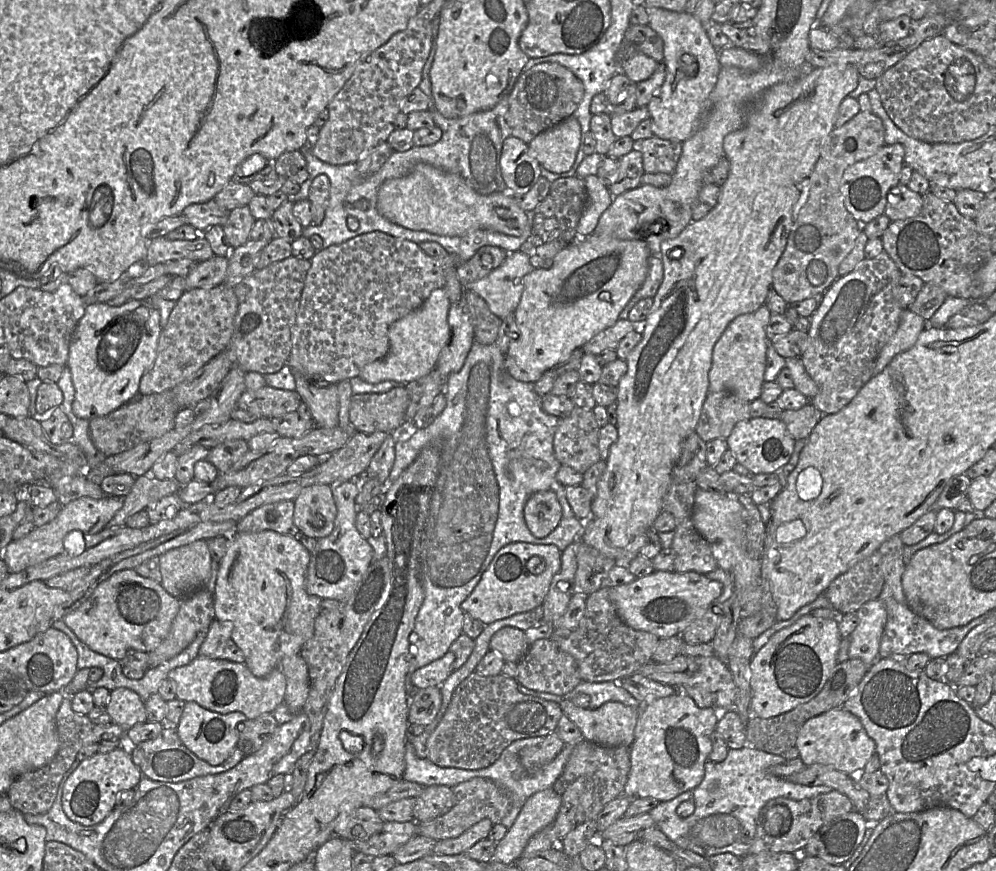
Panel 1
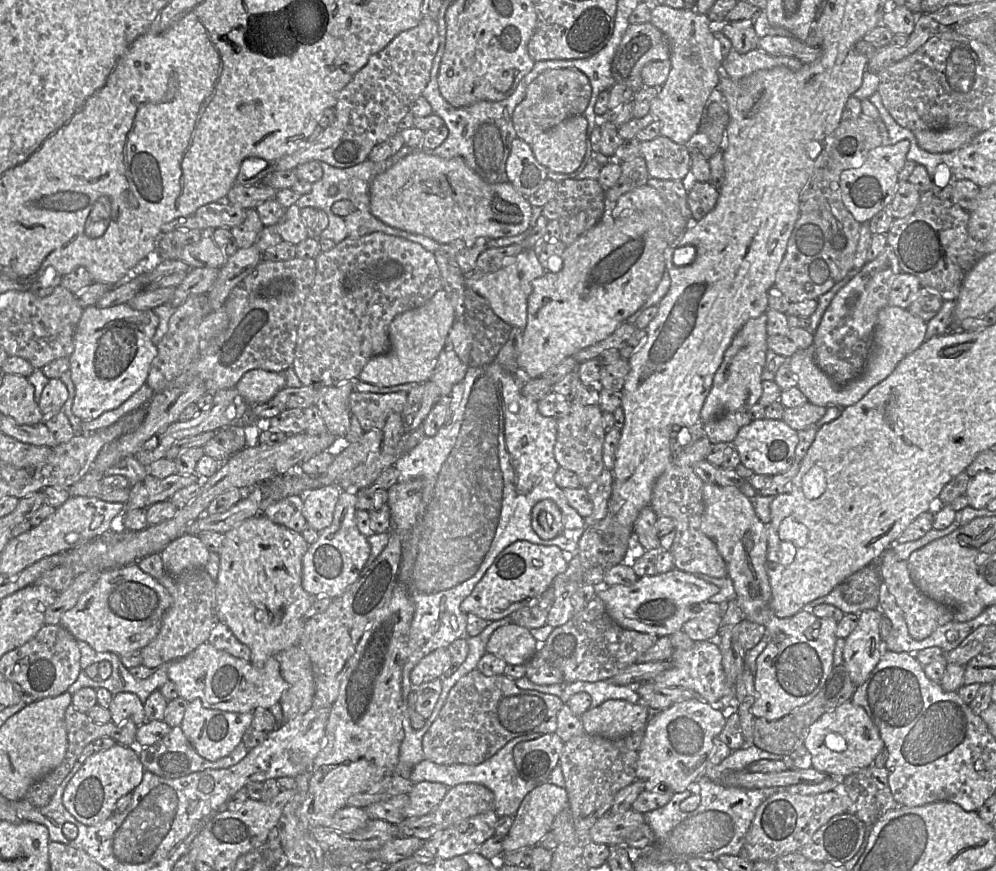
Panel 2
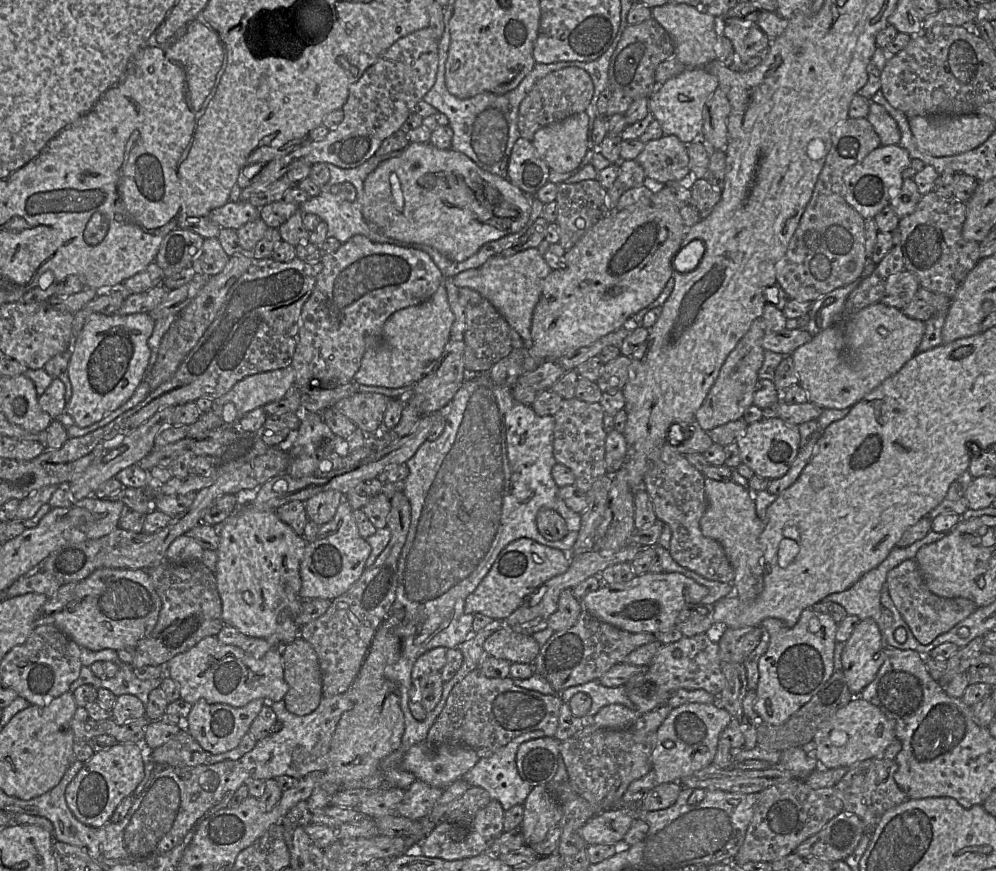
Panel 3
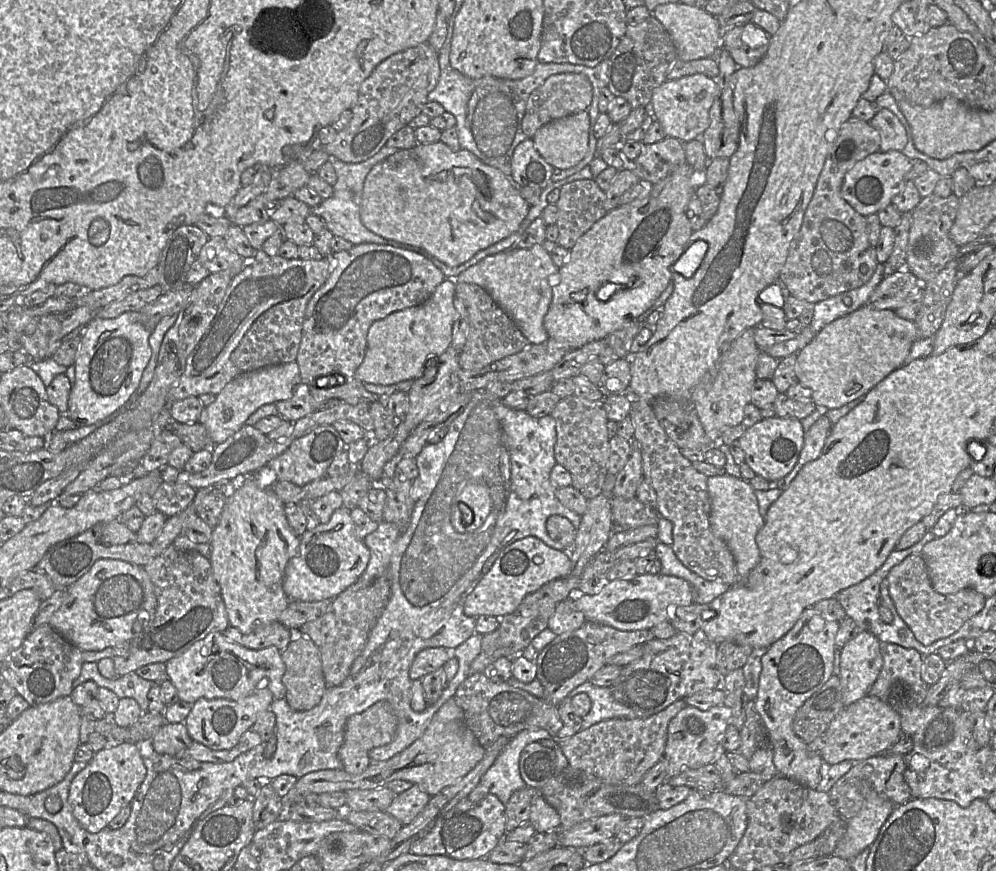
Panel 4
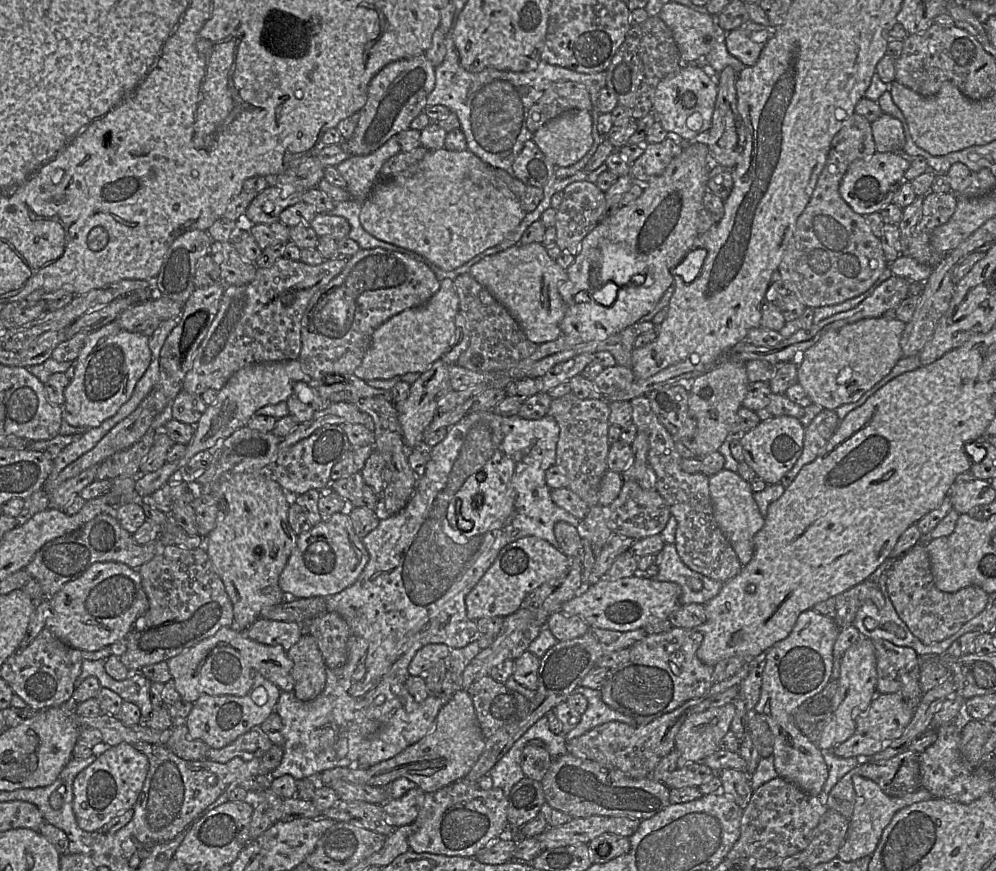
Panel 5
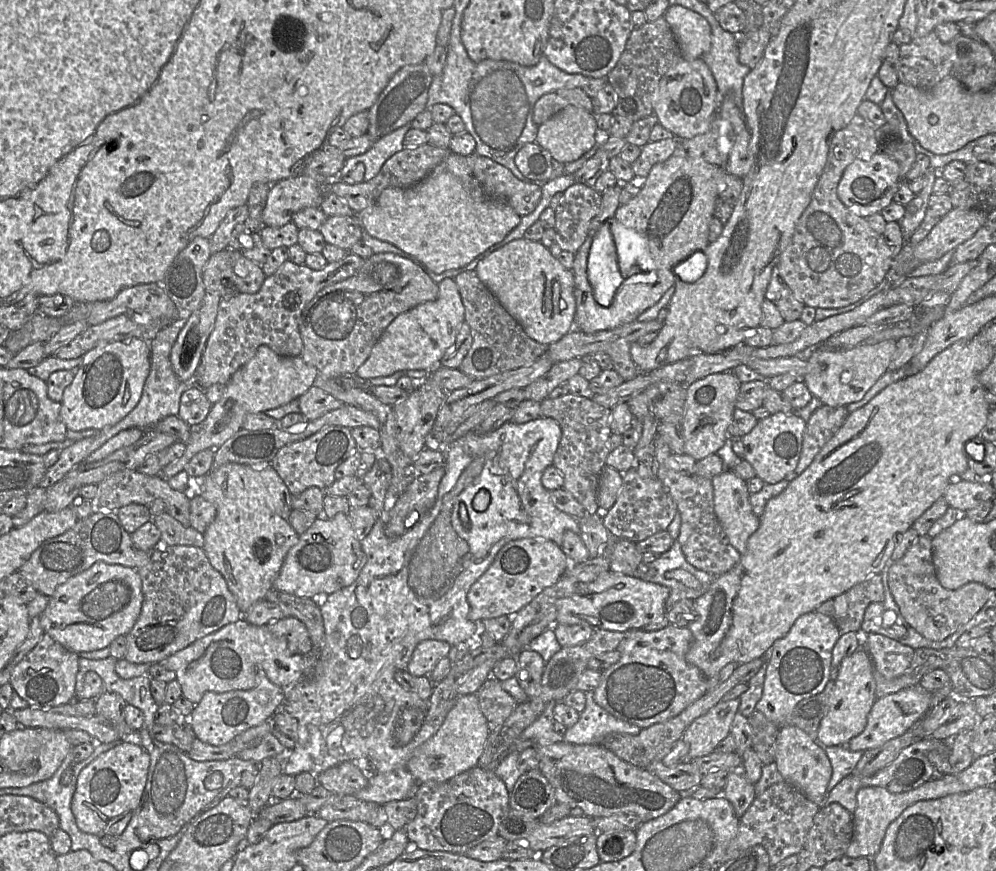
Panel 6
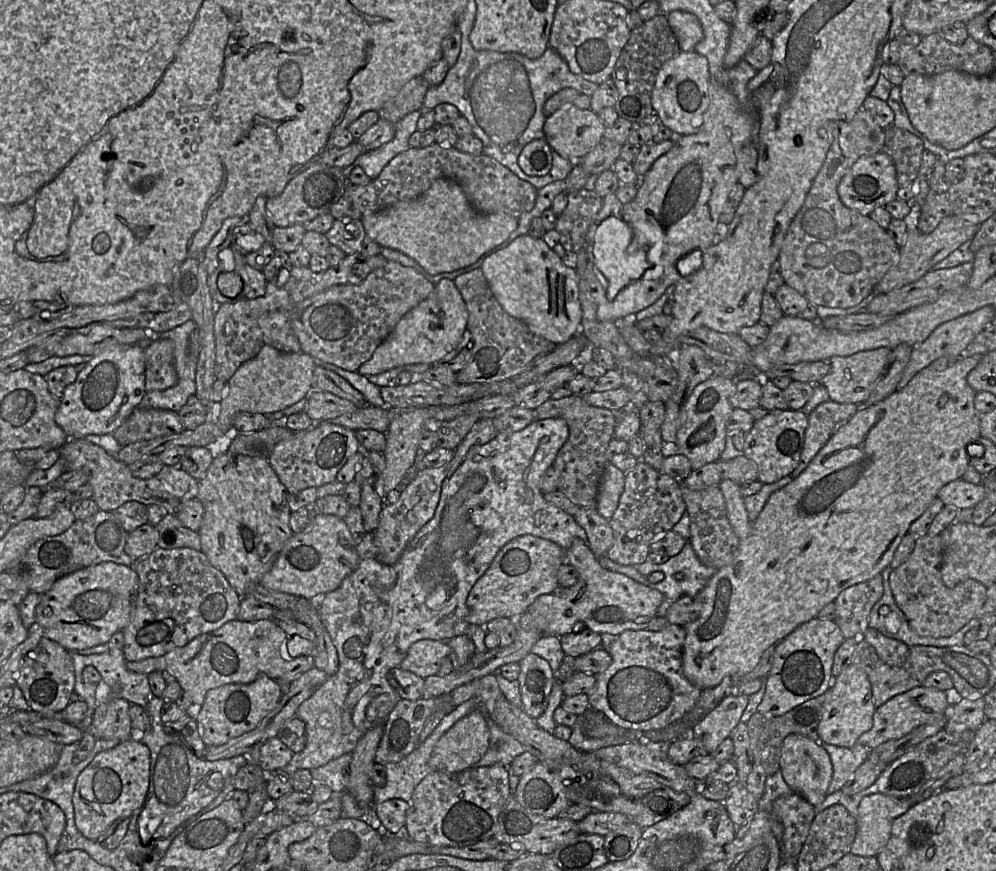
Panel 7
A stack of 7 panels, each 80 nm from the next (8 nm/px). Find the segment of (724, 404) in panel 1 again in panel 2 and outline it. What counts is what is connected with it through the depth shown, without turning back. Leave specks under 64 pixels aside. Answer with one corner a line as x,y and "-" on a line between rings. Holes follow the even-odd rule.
747,411
725,412
703,424
710,442
726,442
732,445
739,429
752,421

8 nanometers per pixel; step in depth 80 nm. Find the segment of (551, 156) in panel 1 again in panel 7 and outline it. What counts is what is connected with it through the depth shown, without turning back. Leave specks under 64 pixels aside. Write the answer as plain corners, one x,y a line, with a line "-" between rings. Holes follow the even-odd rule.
565,104
547,117
543,130
553,151
576,162
601,142
605,128
598,114
590,108

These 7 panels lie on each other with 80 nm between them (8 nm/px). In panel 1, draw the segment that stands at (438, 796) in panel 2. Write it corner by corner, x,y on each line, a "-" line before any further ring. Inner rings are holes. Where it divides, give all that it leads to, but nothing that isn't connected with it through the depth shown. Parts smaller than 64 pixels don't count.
446,785
426,786
415,800
413,821
428,822
445,814
452,807
454,803
452,787

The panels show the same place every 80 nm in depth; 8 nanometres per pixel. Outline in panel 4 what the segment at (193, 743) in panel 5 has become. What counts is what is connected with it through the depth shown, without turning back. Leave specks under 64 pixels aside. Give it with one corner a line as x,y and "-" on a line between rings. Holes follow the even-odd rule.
165,723
152,737
151,742
155,752
174,757
188,749
193,740
184,723

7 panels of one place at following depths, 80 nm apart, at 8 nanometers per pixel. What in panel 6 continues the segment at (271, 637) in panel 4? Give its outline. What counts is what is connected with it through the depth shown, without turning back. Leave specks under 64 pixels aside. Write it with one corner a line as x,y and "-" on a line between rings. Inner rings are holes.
285,617
266,626
273,635
287,640
292,654
304,655
312,650
309,632
297,618

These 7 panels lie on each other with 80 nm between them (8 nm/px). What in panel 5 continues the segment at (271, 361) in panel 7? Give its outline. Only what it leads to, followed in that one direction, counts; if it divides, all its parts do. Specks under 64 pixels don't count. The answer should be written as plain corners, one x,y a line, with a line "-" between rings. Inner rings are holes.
298,359
262,362
249,364
235,372
219,390
216,400
209,406
195,425
195,432
186,445
184,456
172,463
165,463
154,472
138,475
135,490
141,498
151,496
166,484
170,476
177,470
183,469
189,460
198,452
215,449
222,440
230,436
235,430
247,425
255,412
266,405
286,401
294,392
297,382
310,383
311,377
303,372

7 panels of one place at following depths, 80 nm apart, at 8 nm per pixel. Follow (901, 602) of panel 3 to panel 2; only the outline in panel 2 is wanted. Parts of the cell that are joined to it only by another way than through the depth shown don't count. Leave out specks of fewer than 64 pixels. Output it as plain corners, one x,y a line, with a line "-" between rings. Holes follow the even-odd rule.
892,546
883,552
877,562
881,579
887,584
889,593
903,611
909,634
913,639
923,640
937,627
953,621
953,609
931,599
916,587
910,577
907,561
899,560

